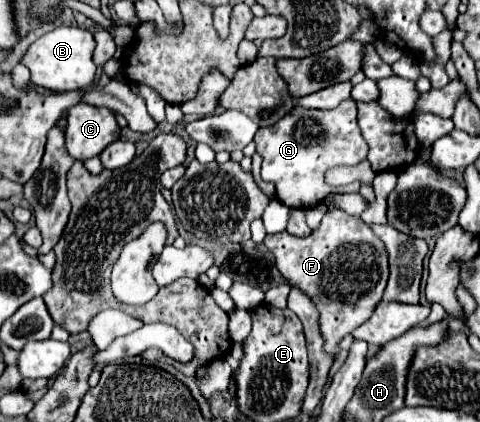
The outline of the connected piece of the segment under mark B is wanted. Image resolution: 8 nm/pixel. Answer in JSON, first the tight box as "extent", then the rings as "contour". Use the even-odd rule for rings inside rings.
{"extent":[19,27,95,93],"contour":[[[55,27],[53,31],[39,37],[29,45],[27,53],[21,55],[19,63],[31,71],[31,85],[45,93],[87,89],[95,79],[95,63],[91,53],[95,49],[93,35],[79,27]]]}

